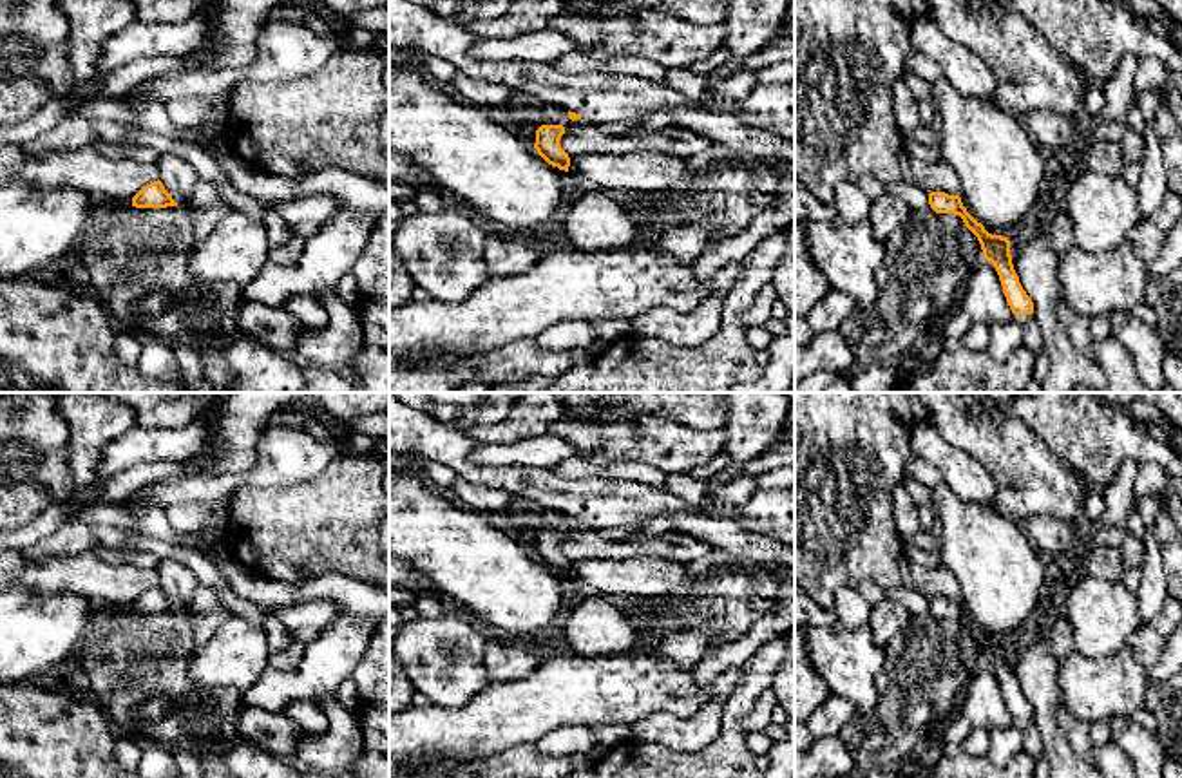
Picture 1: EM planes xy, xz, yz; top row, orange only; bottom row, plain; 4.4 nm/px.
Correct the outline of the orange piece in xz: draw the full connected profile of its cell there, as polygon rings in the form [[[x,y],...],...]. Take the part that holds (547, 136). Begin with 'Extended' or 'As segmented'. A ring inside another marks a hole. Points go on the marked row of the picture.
As segmented. [[[541,125],[536,130],[536,143],[534,148],[538,154],[552,166],[568,172],[570,157],[561,148],[559,139],[565,134],[563,125]]]

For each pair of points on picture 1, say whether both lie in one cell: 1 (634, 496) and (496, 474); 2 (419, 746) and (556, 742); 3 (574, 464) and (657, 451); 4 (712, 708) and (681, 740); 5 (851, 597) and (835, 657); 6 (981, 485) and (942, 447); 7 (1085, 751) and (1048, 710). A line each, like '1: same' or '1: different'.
1: same
2: different
3: different
4: same
5: different
6: same
7: different

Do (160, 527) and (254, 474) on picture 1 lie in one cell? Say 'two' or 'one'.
one

